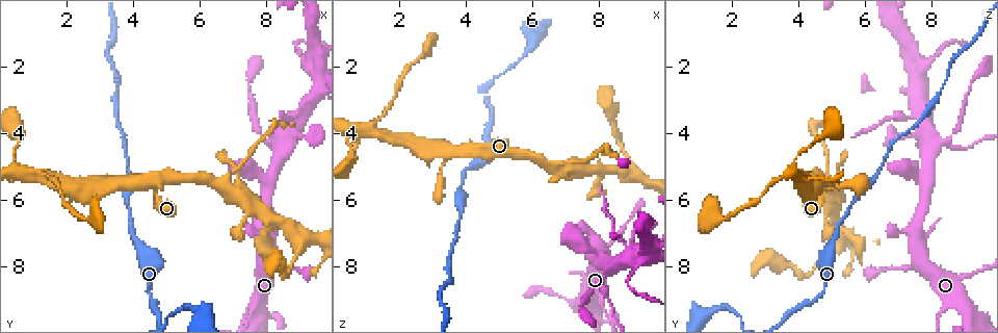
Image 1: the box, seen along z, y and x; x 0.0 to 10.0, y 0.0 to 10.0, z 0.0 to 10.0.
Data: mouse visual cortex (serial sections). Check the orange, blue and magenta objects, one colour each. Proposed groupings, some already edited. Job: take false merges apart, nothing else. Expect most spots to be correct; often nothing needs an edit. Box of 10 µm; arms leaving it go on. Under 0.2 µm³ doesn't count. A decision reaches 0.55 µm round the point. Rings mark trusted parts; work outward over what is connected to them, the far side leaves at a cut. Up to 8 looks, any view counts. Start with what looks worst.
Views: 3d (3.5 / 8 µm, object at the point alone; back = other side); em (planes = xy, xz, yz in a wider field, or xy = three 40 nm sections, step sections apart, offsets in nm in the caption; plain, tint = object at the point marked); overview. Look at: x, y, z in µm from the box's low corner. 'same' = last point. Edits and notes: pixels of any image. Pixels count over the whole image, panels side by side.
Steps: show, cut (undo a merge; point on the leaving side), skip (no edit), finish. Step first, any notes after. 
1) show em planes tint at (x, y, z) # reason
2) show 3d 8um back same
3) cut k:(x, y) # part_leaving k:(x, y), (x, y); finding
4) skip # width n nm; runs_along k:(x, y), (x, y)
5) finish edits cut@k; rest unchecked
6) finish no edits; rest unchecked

show 3d 3.5um at (8.40, 4.55, 8.05) # a fork

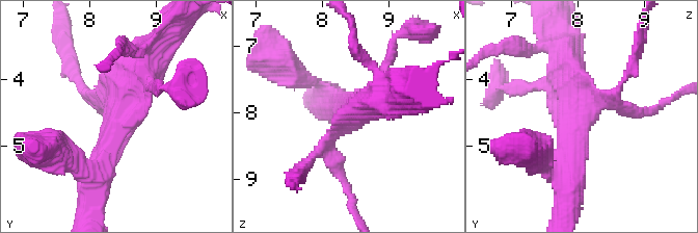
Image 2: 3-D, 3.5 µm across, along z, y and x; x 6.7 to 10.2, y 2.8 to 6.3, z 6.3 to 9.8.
show em xy step 5 plain at (8.45, 4.50, 8.00)

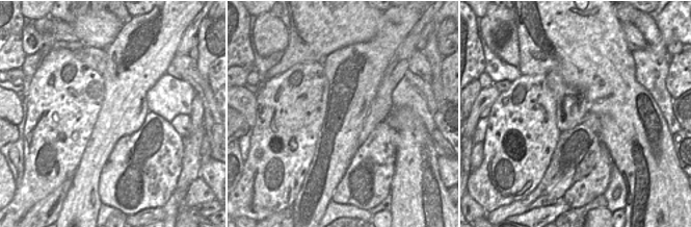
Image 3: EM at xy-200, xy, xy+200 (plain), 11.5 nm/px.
show em xy step 5 tint same # where the object lies

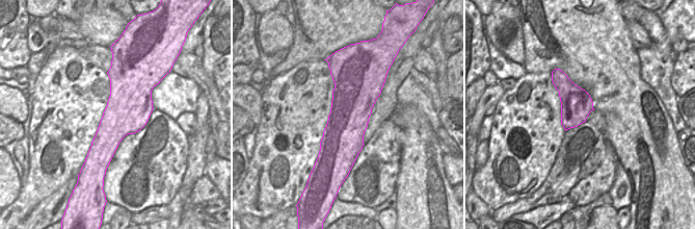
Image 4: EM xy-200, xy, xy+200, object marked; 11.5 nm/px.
skip # runs_along 2:(96, 179), (124, 96), (150, 54); all the same cell

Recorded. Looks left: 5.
show 3d 3.5um back at (1.20, 5.20, 3.95) # thin arm on a thick one

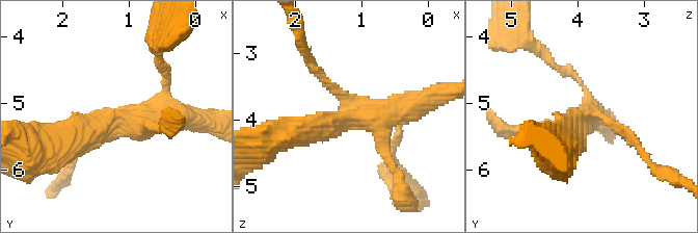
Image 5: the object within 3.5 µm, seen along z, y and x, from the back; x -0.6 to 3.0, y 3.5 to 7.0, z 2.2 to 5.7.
show em xy step 1 tint at (1.20, 5.20, 4.00) # shape alone is not enough

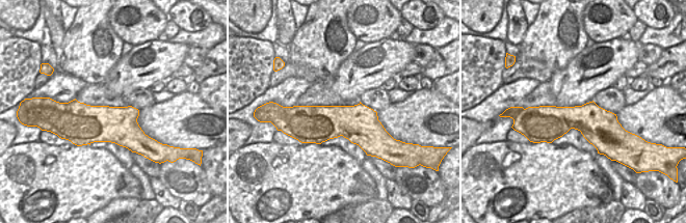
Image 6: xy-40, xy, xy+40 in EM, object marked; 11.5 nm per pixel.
show em xy step 2 tint same

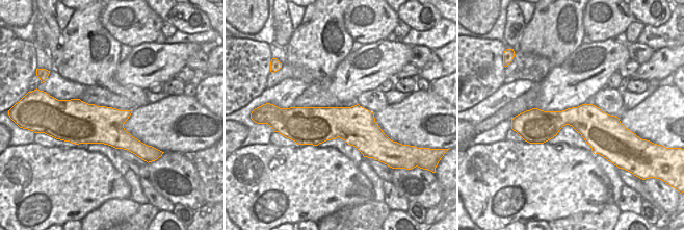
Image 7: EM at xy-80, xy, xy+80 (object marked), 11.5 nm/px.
skip # runs_along 5:(57, 149), (165, 95); one cell here

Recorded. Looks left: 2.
show 3d 3.5um at (8.60, 6.65, 5.15)

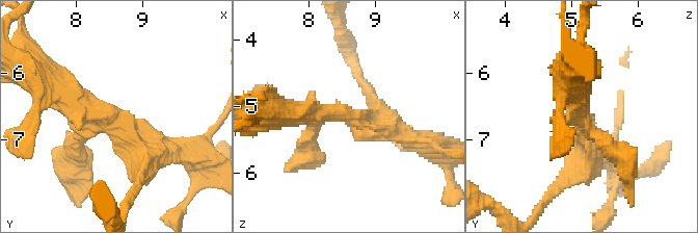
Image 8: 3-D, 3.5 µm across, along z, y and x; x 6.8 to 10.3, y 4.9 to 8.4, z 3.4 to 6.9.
show em planes tint at (8.60, 6.65, 5.10) # now the EM

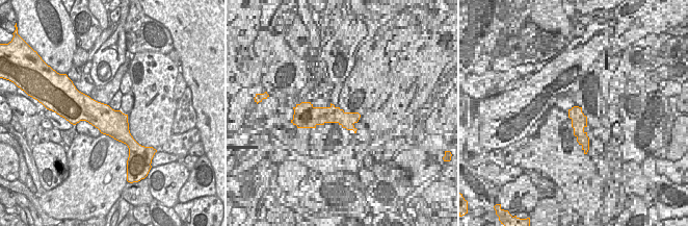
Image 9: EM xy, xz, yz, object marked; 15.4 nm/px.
skip # runs_along 8:(50, 87), (117, 119), (145, 171); one cell here

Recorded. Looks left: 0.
finish no edits; rest unchecked

